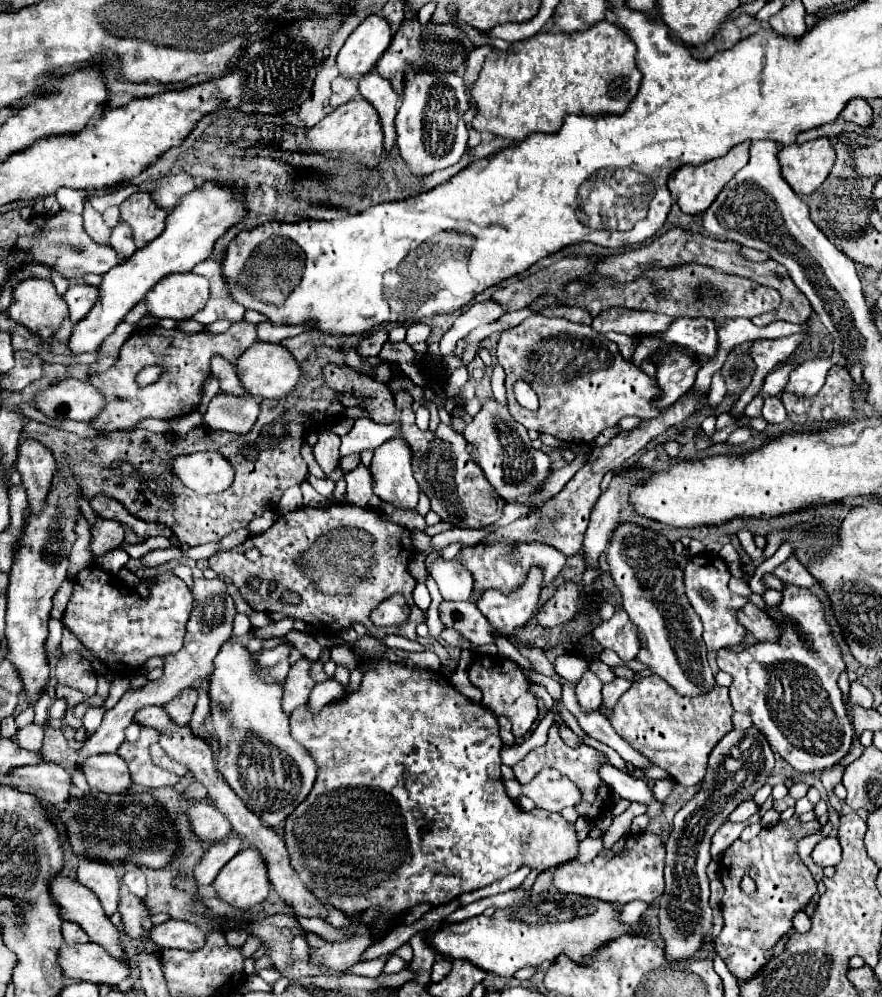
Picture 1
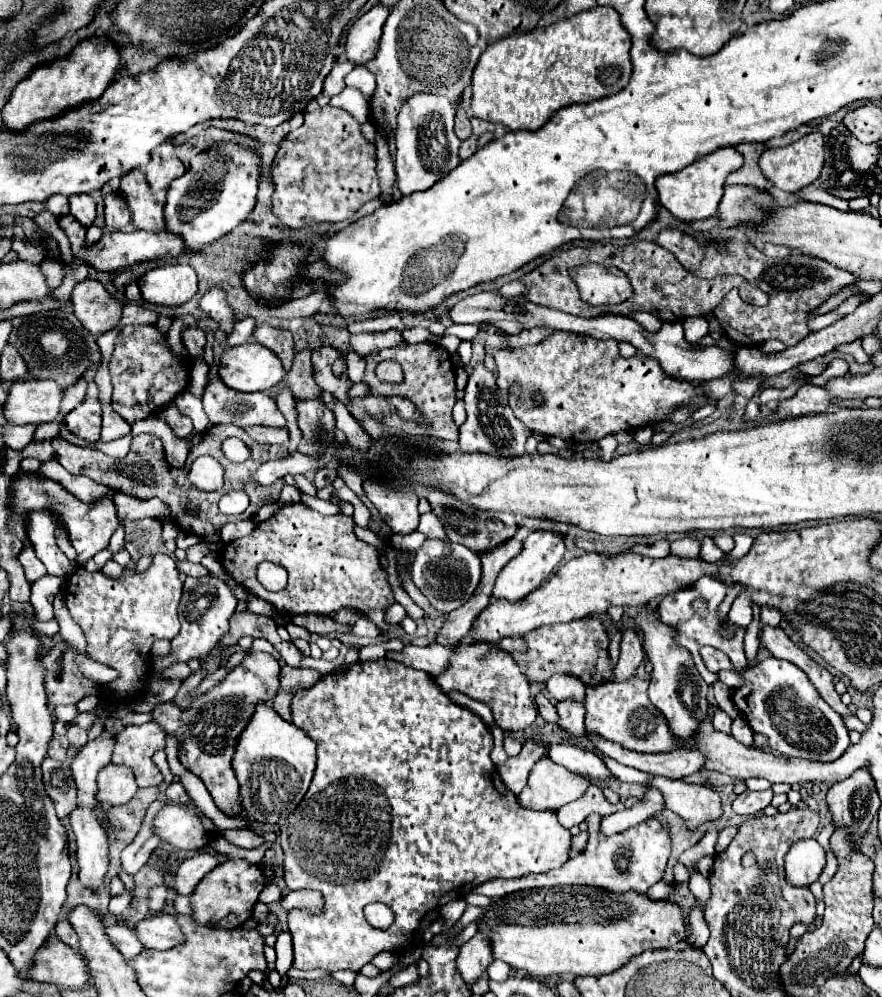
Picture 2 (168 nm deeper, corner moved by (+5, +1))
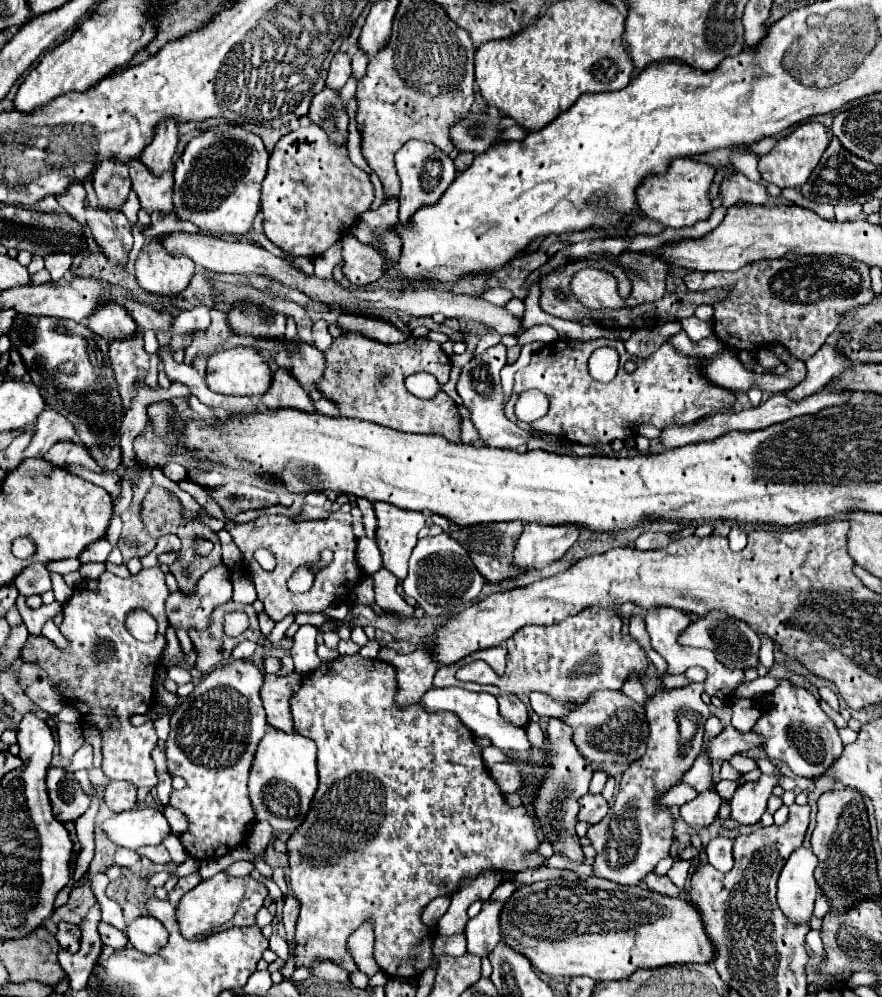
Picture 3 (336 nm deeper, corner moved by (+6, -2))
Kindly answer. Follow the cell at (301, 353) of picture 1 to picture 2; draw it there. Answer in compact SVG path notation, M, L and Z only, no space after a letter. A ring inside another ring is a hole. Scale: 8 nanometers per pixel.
M259 324L253 330L253 338L259 344L265 344L271 352L275 352L275 356L281 360L285 370L291 368L291 362L293 362L293 336L287 330L277 330L277 328L271 328L269 324Z

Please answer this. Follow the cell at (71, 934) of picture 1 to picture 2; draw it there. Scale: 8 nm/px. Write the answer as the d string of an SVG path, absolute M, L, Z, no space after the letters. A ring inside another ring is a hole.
M67 920L57 922L55 934L57 934L57 938L59 938L63 944L67 944L67 946L71 946L71 948L77 948L77 946L79 946L79 938L77 938L73 926L69 926Z

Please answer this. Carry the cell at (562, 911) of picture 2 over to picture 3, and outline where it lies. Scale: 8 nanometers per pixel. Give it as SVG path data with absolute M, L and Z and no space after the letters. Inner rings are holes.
M588 877L580 881L540 881L524 885L512 893L500 911L502 941L530 959L530 963L550 977L586 975L594 981L628 979L636 967L660 967L676 963L708 963L712 961L712 943L704 933L696 907L686 899L666 897L650 889L624 887L606 879Z

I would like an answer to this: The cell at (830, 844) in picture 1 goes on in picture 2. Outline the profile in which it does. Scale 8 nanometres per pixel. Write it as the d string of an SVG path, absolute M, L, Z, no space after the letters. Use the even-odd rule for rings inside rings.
M817 840L795 842L785 856L785 880L791 886L811 886L825 868L825 850Z

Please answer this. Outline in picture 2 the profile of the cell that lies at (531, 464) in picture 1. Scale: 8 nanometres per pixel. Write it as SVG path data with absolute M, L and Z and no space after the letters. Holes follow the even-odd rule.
M477 362L469 382L465 386L465 412L467 422L459 428L459 448L465 452L487 452L493 456L523 456L525 454L525 440L531 436L531 430L515 418L513 410L509 408L509 392L497 388L497 376L491 372L485 362Z

